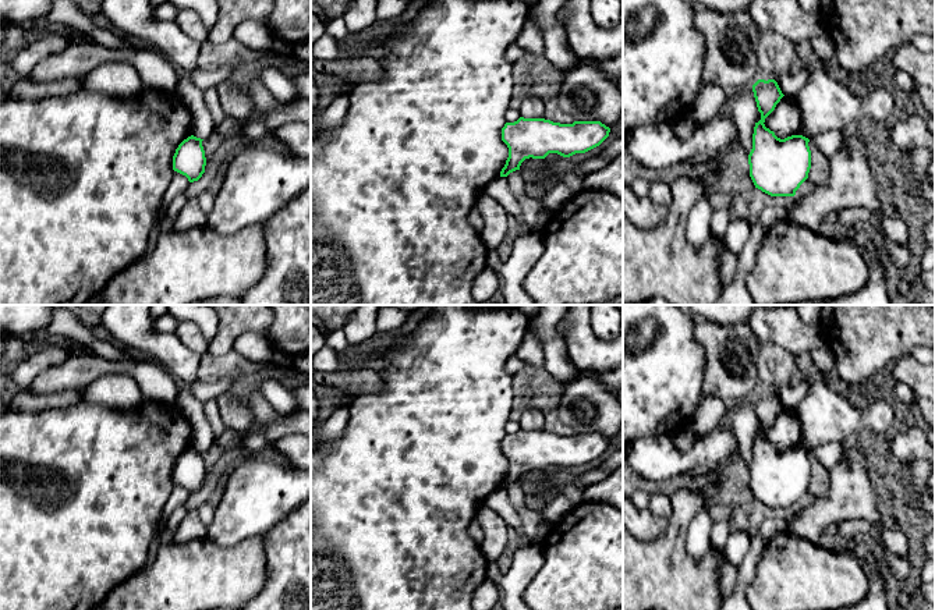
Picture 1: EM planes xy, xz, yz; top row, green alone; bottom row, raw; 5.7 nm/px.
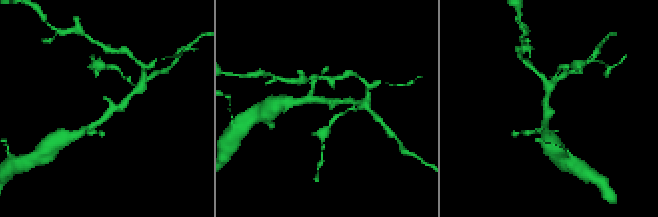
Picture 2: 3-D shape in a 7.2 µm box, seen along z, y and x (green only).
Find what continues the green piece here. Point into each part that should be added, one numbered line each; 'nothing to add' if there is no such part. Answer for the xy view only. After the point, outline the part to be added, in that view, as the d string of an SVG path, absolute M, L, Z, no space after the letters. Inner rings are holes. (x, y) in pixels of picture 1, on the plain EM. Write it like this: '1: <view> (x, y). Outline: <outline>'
nothing to add

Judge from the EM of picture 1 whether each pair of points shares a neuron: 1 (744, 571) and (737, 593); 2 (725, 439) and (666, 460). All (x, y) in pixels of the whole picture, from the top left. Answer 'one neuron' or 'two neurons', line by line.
1: one neuron
2: one neuron

